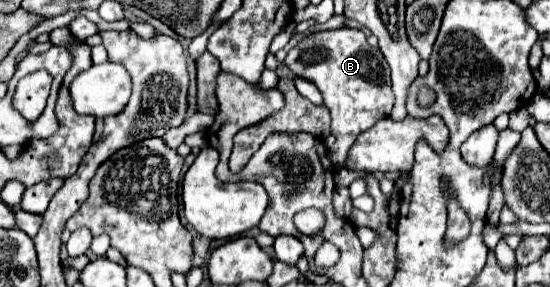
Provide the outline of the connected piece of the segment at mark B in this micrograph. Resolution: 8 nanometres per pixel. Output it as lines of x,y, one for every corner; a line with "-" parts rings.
345,27
305,37
287,53
285,63
297,77
313,81
321,91
325,107
331,111
331,131
337,137
329,155
335,167
345,167
357,135
391,113
393,91
389,85
389,65
383,53
367,43
363,31

